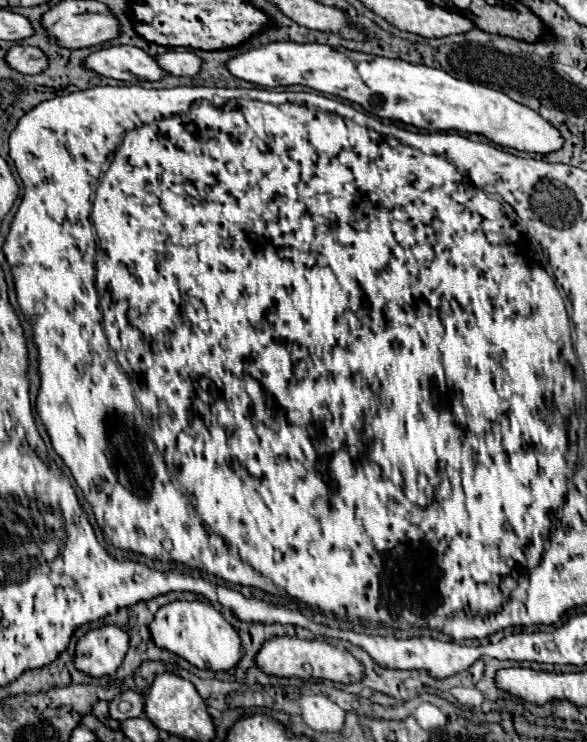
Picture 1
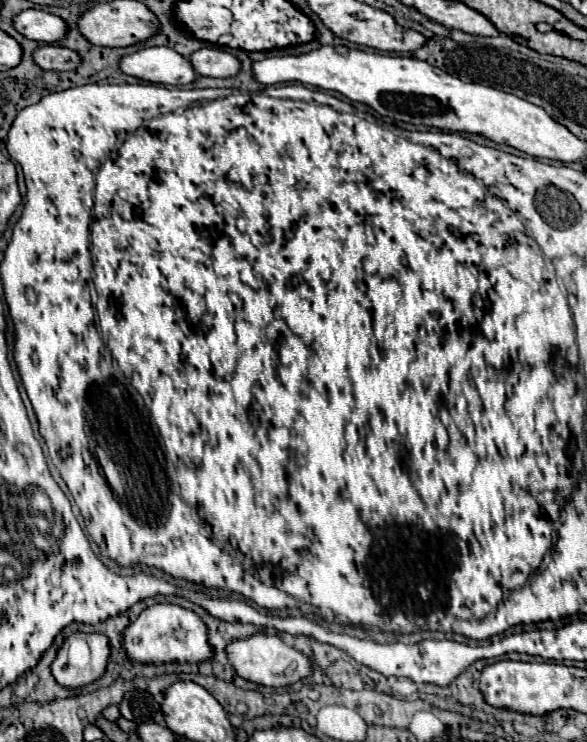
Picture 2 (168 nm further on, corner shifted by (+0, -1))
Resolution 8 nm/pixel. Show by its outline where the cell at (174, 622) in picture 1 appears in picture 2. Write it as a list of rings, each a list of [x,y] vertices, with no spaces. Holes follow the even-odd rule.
[[[160,603],[144,609],[144,613],[140,613],[138,619],[124,631],[124,649],[130,659],[142,663],[202,663],[214,657],[206,623],[194,611],[172,603]]]

